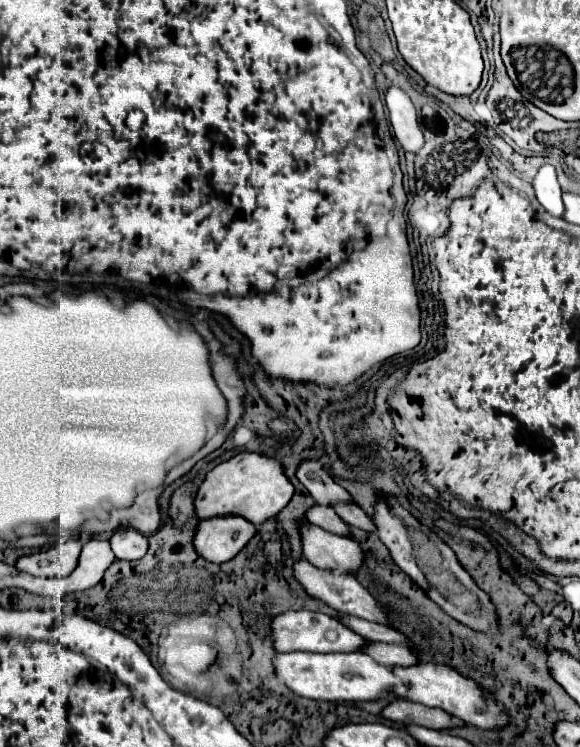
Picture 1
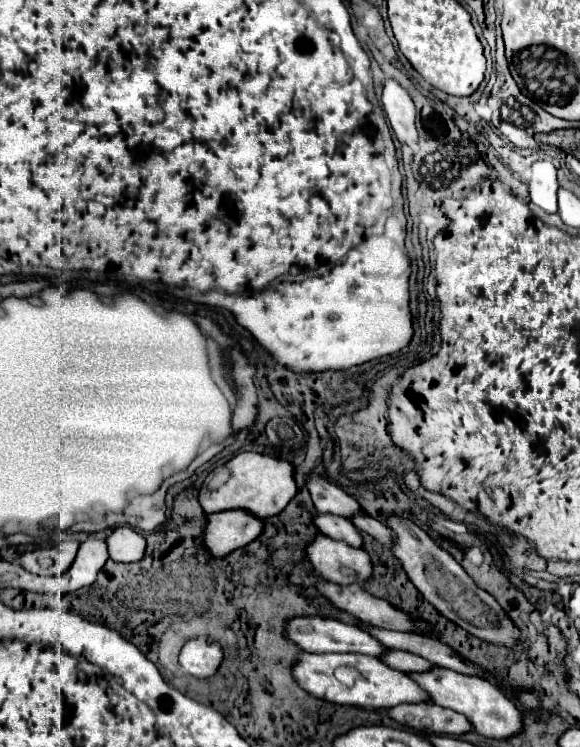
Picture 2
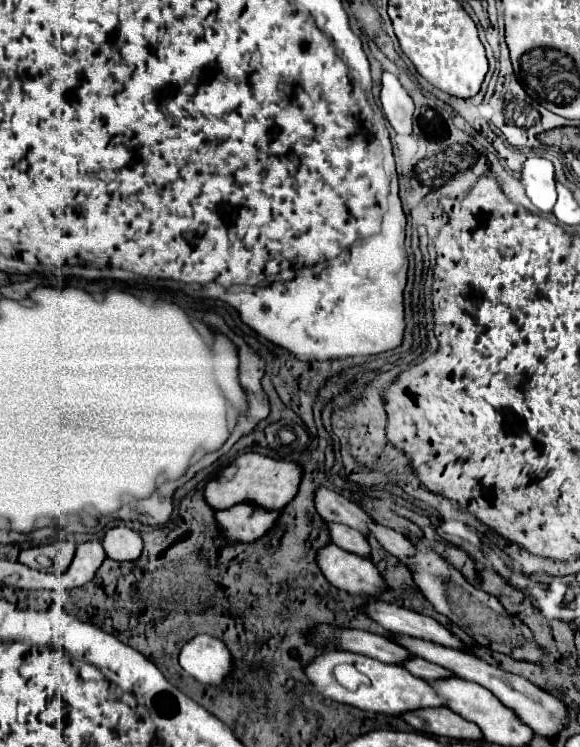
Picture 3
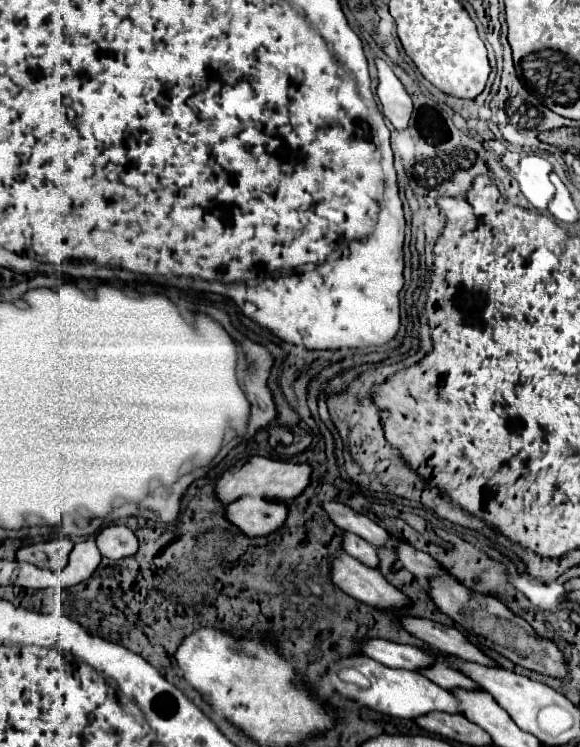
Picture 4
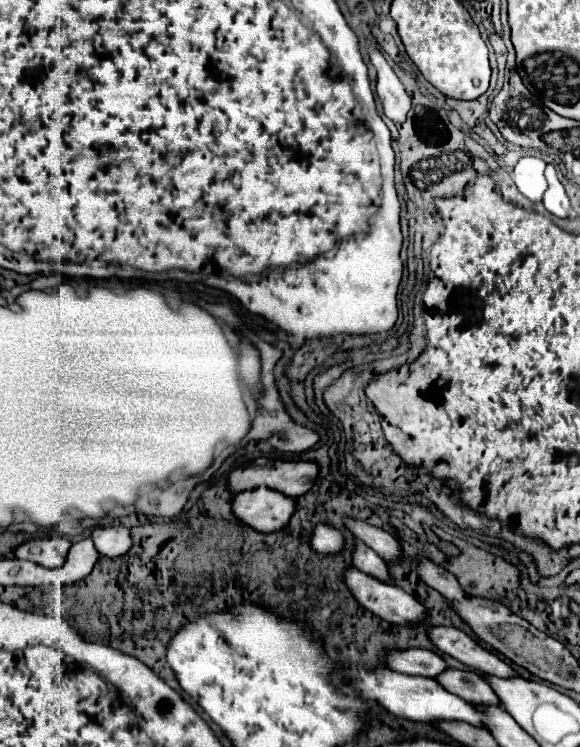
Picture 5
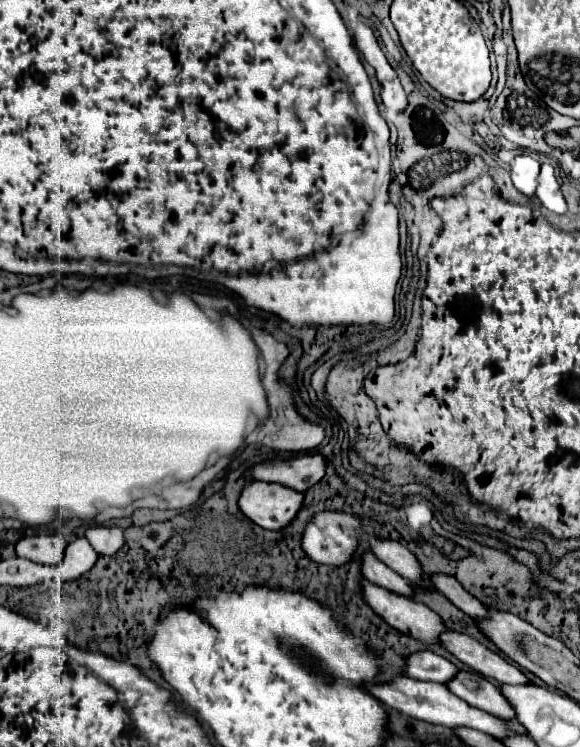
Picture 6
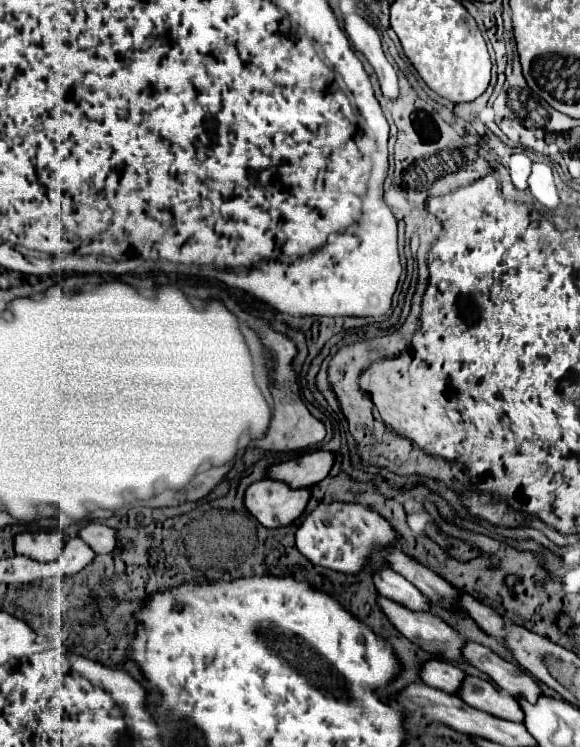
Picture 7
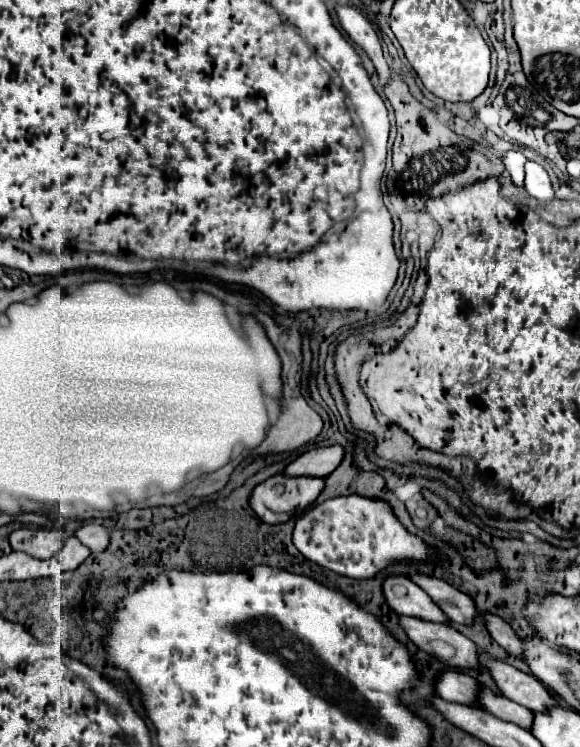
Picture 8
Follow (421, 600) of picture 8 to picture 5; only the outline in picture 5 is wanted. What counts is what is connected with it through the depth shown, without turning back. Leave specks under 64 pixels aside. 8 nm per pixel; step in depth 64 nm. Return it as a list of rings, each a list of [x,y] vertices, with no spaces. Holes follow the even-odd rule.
[[[356,540],[354,550],[352,550],[352,562],[362,572],[368,572],[370,576],[380,578],[384,582],[392,582],[388,576],[388,570],[386,570],[386,562],[376,552],[372,552],[372,548],[368,548],[364,542]]]

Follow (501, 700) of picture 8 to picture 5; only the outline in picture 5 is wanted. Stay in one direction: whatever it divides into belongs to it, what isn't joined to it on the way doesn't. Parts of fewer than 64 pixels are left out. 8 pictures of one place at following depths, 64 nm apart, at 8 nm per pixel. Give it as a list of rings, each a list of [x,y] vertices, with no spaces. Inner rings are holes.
[[[448,666],[444,672],[440,672],[440,676],[436,676],[436,682],[444,686],[448,692],[464,698],[466,702],[498,704],[498,698],[486,684],[486,680],[472,670],[456,670]]]

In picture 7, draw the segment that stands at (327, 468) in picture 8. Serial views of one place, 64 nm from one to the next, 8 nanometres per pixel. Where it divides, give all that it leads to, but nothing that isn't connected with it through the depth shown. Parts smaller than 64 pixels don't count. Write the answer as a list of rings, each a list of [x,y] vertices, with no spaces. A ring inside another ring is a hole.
[[[328,450],[306,452],[294,460],[272,464],[266,472],[266,478],[286,482],[292,488],[310,488],[328,476],[332,462],[334,456]]]

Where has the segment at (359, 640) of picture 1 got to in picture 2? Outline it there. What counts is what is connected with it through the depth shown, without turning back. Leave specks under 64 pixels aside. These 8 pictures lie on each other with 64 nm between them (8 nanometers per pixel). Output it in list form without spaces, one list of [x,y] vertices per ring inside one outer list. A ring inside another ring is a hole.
[[[300,616],[292,618],[290,624],[284,628],[286,640],[292,640],[292,644],[300,646],[304,652],[360,652],[378,658],[384,652],[384,646],[372,638],[368,632],[362,632],[356,626],[348,626],[340,620],[326,618],[326,616]]]

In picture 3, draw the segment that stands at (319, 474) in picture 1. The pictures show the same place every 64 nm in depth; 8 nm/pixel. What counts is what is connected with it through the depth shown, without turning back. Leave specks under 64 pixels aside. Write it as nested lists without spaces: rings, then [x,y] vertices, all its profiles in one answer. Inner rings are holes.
[[[316,488],[316,496],[314,496],[314,504],[316,510],[320,512],[320,516],[324,520],[332,520],[332,522],[340,522],[340,524],[348,524],[350,528],[356,528],[362,534],[368,534],[368,522],[370,516],[352,500],[344,498],[342,494],[330,490],[330,488]]]

